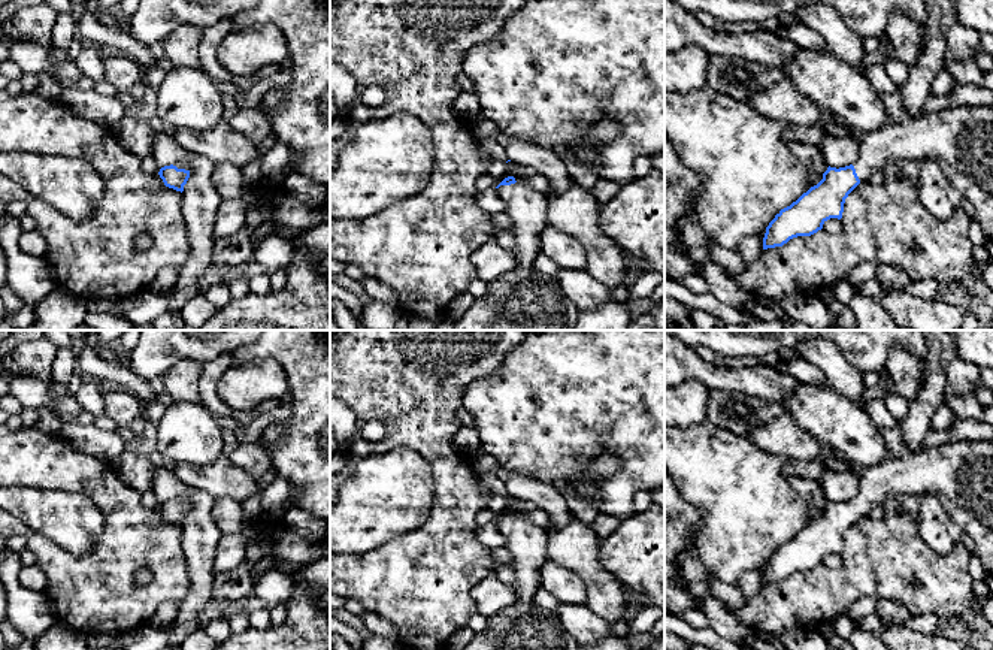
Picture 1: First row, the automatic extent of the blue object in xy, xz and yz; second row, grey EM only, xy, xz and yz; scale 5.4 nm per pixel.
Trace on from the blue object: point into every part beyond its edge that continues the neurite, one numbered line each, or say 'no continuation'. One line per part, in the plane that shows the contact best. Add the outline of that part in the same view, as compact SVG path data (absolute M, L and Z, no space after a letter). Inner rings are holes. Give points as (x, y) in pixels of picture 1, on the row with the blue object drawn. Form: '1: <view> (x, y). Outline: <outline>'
1: xz (521, 299). Outline: M523 184L497 188L505 212L512 220L511 235L515 242L515 266L496 281L487 284L487 293L475 299L469 311L455 321L454 330L575 330L579 309L567 299L557 279L550 279L533 269L541 251L539 235L545 229L544 196Z

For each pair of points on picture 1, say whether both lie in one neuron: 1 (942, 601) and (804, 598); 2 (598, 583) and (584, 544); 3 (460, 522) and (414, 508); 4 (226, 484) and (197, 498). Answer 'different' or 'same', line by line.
1: same
2: same
3: different
4: different

